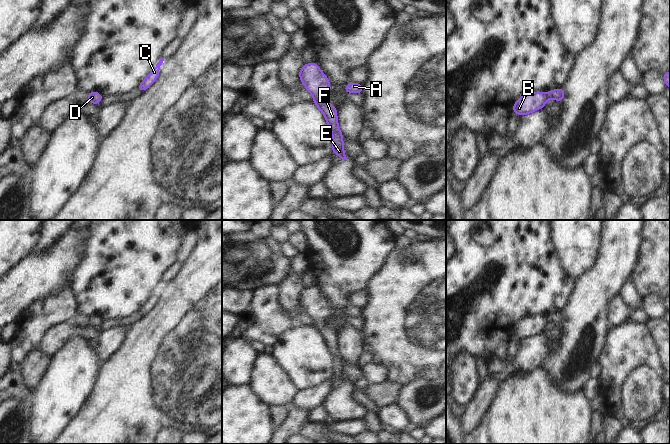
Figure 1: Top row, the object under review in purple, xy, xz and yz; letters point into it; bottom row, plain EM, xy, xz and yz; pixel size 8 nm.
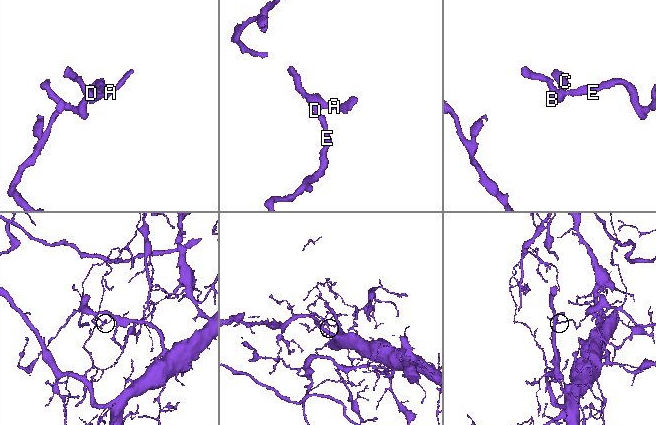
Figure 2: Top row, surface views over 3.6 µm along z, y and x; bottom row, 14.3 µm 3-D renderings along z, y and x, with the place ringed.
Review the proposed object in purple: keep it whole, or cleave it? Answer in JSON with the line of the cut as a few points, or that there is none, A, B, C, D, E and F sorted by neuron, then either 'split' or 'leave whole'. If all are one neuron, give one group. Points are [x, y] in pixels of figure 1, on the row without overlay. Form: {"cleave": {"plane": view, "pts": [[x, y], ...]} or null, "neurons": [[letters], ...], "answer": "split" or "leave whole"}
{"cleave": null, "neurons": [["A", "B", "C", "D", "E", "F"]], "answer": "leave whole"}

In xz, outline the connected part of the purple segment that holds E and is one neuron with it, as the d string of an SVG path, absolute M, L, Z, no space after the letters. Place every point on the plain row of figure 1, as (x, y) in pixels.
M318 287L304 288L299 295L300 305L308 316L314 321L313 327L321 334L332 356L332 377L341 383L347 383L343 371L343 359L338 350L337 332L330 329L326 320L331 315L328 301L320 294Z

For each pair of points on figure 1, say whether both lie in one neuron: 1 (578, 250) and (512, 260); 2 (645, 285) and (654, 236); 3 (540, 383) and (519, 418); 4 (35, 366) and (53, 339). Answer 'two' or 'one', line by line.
1: two
2: one
3: one
4: two

